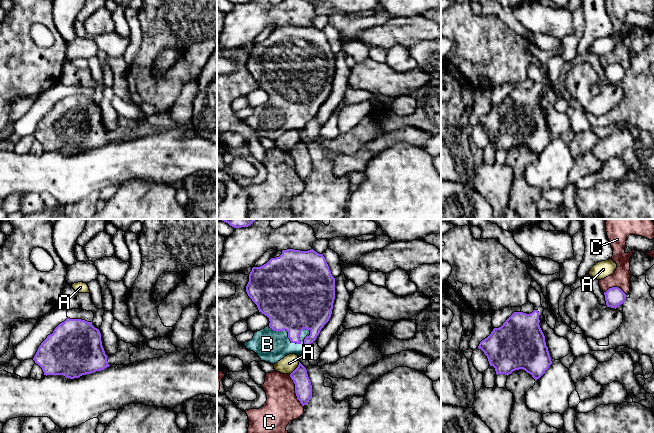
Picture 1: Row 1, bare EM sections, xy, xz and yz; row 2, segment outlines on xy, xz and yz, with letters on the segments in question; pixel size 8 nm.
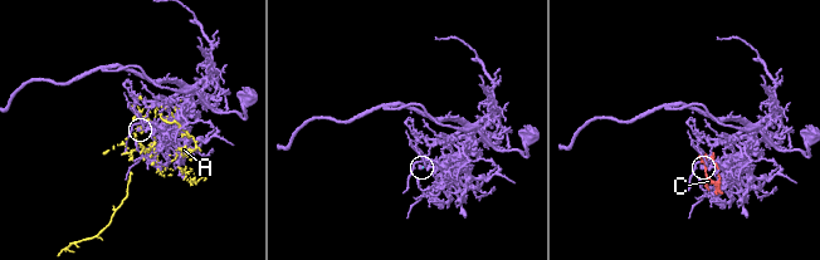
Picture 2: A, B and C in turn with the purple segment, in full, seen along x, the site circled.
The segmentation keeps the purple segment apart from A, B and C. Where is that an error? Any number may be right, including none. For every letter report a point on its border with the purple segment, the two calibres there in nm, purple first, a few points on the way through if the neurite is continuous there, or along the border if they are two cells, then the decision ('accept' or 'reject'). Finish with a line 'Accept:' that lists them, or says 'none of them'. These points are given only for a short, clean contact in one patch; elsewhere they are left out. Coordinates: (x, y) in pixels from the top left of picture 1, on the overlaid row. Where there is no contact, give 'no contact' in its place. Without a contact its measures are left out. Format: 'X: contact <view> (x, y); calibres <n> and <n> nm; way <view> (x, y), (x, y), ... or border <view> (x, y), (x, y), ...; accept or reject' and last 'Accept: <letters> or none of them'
A: contact xz (296, 368); calibres 140 and 140 nm; reject
B: contact xz (300, 341); calibres 320 and 260 nm; accept
C: contact xz (295, 390); calibres 140 and 280 nm; reject
Accept: B

